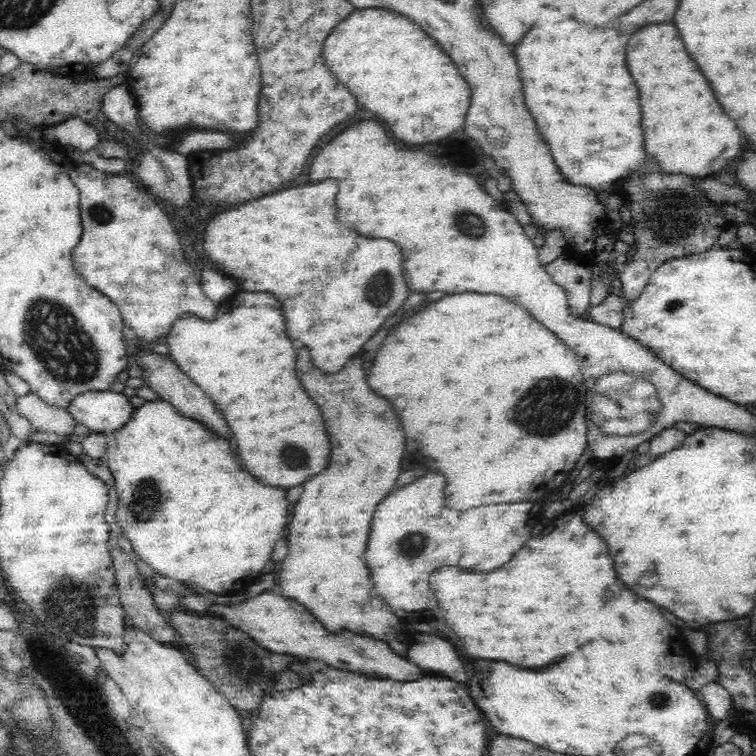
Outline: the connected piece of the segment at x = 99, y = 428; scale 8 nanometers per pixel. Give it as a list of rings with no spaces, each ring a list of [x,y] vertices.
[[[89,390],[76,395],[65,408],[77,423],[84,424],[90,433],[108,435],[124,426],[134,410],[122,393]]]

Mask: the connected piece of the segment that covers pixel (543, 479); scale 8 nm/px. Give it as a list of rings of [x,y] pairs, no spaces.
[[[462,292],[454,296],[444,296],[438,302],[430,304],[426,310],[418,312],[416,316],[404,320],[398,324],[384,340],[372,370],[368,372],[368,386],[378,392],[380,396],[388,398],[398,412],[402,426],[406,428],[406,442],[408,452],[430,466],[430,470],[442,472],[448,476],[448,506],[458,510],[478,508],[478,506],[490,506],[490,504],[516,504],[516,502],[528,502],[528,500],[545,500],[566,480],[566,476],[572,472],[584,450],[589,447],[588,427],[586,426],[586,396],[588,389],[585,386],[583,374],[577,361],[577,355],[566,346],[566,343],[552,334],[548,328],[544,328],[538,320],[534,320],[524,308],[510,302],[499,294],[478,294],[478,292]]]

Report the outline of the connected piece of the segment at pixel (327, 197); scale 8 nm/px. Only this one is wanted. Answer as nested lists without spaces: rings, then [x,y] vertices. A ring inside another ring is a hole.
[[[322,180],[316,184],[308,184],[308,186],[300,186],[300,188],[288,188],[282,192],[274,192],[268,196],[262,196],[258,200],[250,200],[248,204],[240,204],[238,208],[232,208],[228,212],[218,214],[216,218],[212,218],[206,224],[206,232],[204,232],[204,242],[202,242],[202,252],[206,256],[208,262],[218,264],[222,268],[222,272],[226,276],[230,276],[234,282],[238,282],[238,286],[242,290],[248,292],[272,292],[278,296],[278,300],[284,306],[284,312],[290,312],[290,316],[286,316],[286,326],[288,326],[288,336],[292,340],[302,342],[312,356],[312,362],[322,370],[322,372],[338,372],[342,370],[342,366],[350,360],[350,356],[354,356],[356,352],[362,350],[362,344],[370,340],[372,332],[378,330],[378,326],[390,318],[398,306],[408,298],[408,288],[404,284],[404,274],[402,274],[402,254],[396,248],[394,242],[390,240],[370,240],[370,238],[362,238],[350,230],[346,230],[340,222],[338,222],[338,212],[336,212],[336,194],[338,194],[338,182],[336,180]]]

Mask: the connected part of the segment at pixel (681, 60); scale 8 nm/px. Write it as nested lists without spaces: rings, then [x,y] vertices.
[[[674,22],[666,24],[648,24],[640,28],[626,46],[628,68],[638,84],[640,102],[642,102],[642,128],[646,134],[646,152],[662,162],[662,168],[670,174],[684,172],[690,176],[706,176],[718,172],[722,166],[728,166],[734,156],[741,152],[740,132],[734,120],[724,112],[720,102],[714,96],[708,80],[698,70],[698,64],[686,52],[678,28]]]

